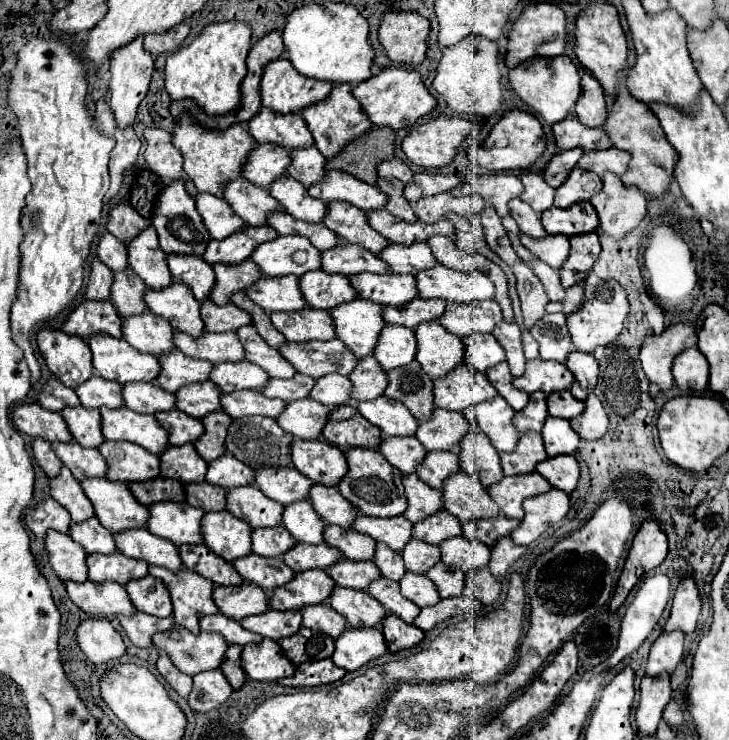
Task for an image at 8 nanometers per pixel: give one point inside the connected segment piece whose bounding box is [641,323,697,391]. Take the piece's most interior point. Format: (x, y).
(657, 354)

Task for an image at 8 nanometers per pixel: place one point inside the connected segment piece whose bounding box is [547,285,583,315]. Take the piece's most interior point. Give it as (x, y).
(571, 303)

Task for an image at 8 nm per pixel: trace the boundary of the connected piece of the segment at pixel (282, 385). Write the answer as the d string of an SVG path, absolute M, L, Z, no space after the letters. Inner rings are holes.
M297 373L293 379L271 379L263 387L265 397L279 397L287 403L297 401L297 399L307 399L315 387L315 379Z

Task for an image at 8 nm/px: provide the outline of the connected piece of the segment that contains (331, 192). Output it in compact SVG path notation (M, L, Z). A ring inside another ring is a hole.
M327 171L327 179L313 185L309 189L309 195L321 199L323 203L351 203L365 213L383 209L387 205L387 195L383 195L383 191L379 191L375 185L367 185L359 179L353 179L353 175L343 171Z

